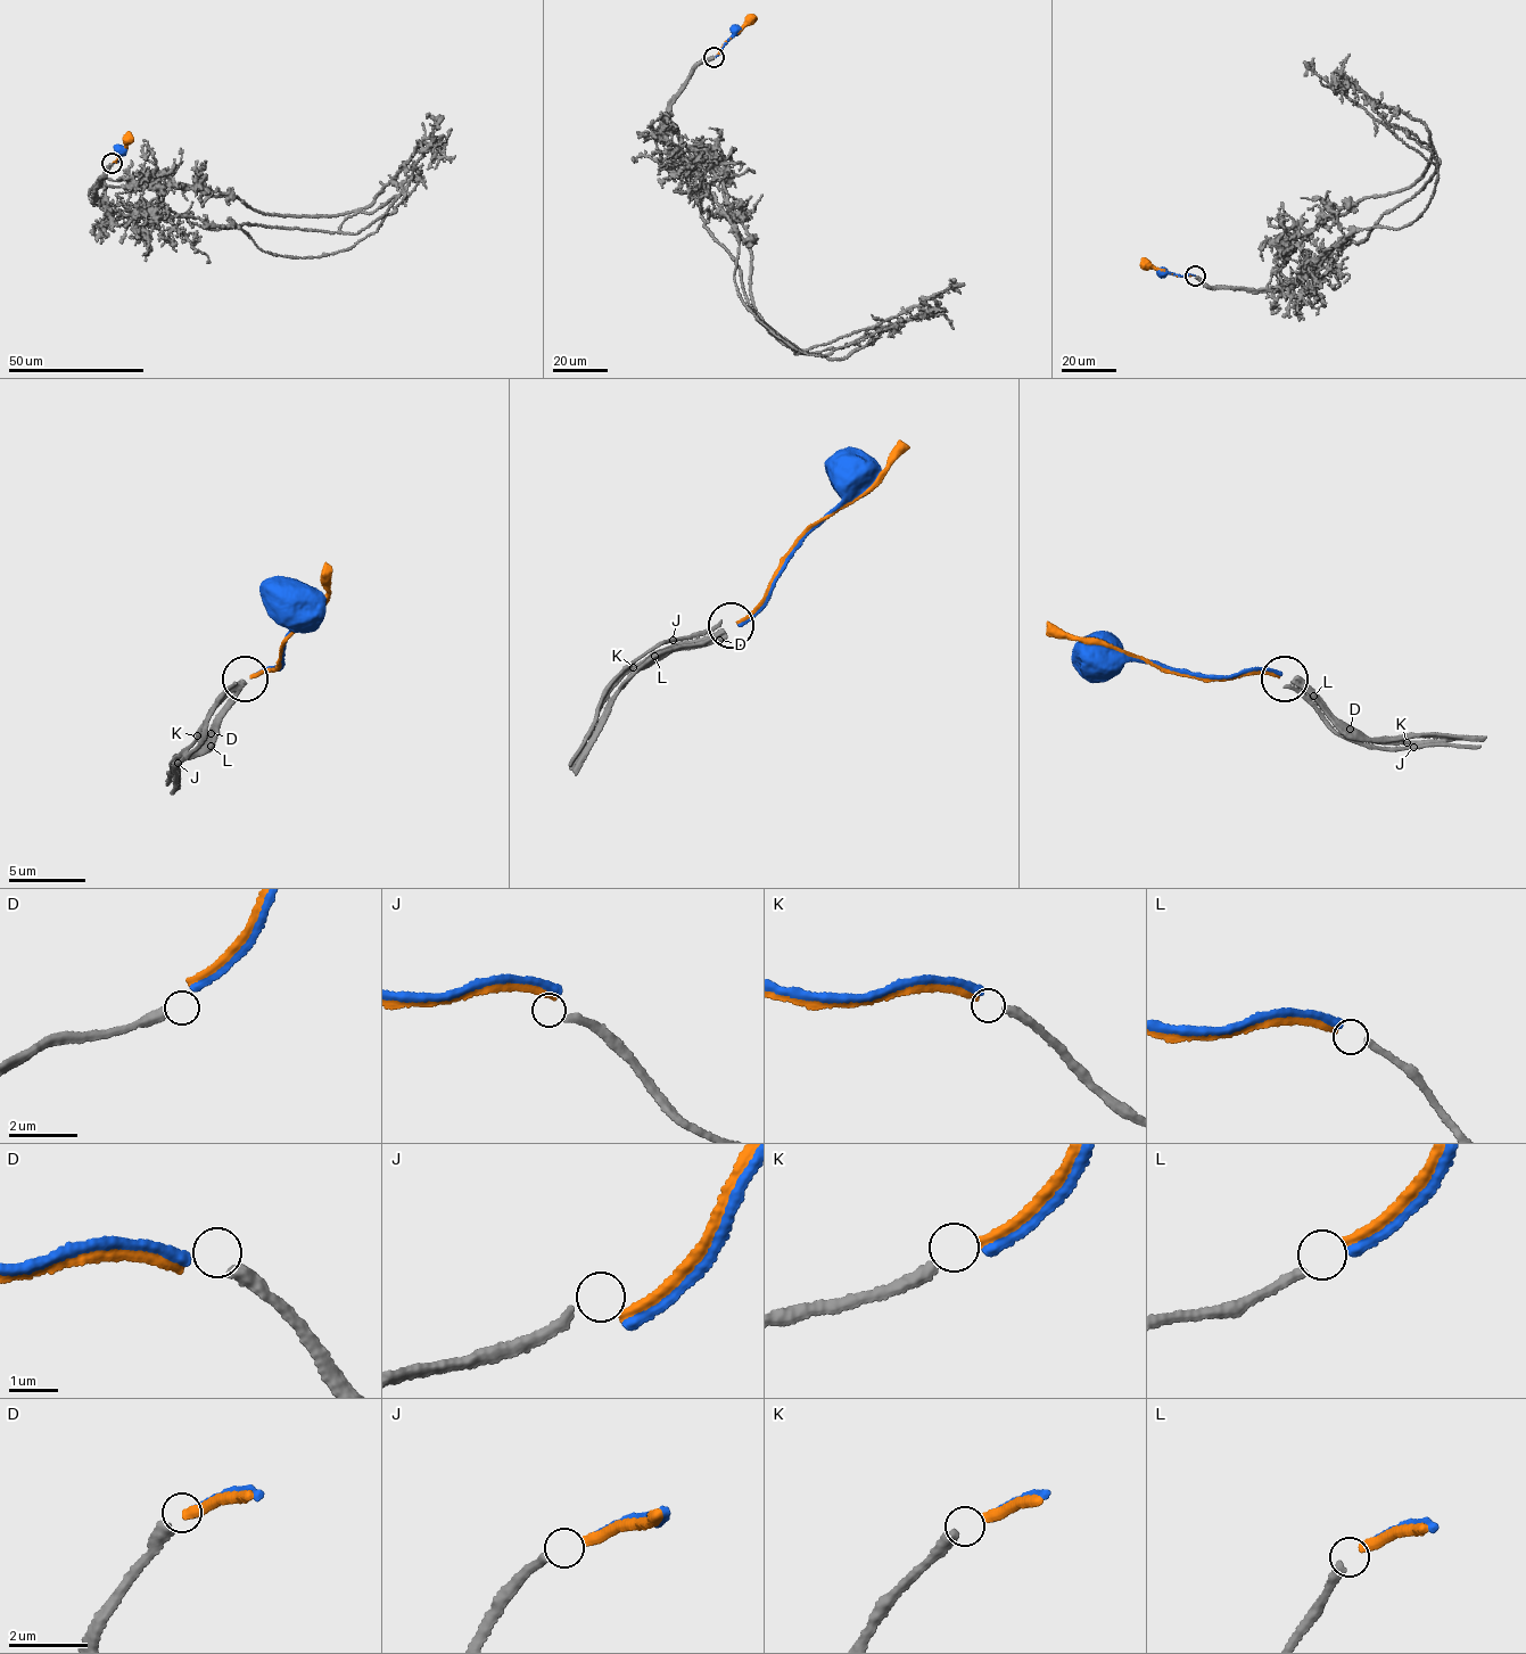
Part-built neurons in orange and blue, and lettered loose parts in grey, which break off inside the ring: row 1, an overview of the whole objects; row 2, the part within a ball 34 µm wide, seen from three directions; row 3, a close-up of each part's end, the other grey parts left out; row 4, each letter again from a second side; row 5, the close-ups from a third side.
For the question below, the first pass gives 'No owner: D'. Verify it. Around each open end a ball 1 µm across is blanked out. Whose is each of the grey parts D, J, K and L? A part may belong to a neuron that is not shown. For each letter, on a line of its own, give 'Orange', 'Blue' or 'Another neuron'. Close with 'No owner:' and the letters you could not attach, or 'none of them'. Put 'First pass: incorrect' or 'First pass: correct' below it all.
D: Another neuron
J: Another neuron
K: Orange
L: Blue
No owner: D, J
First pass: incorrect

